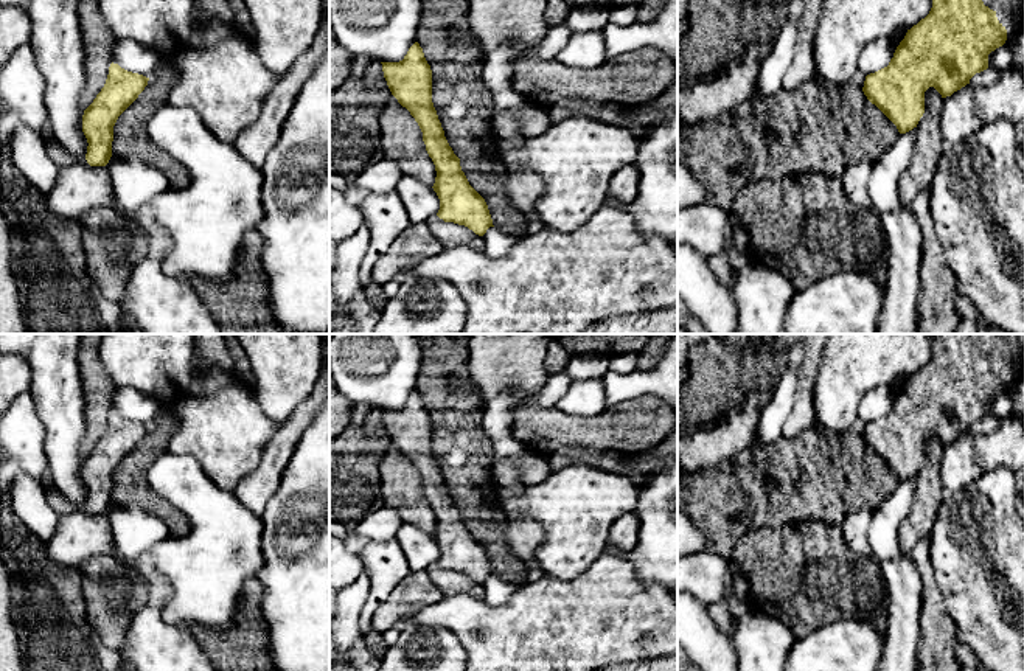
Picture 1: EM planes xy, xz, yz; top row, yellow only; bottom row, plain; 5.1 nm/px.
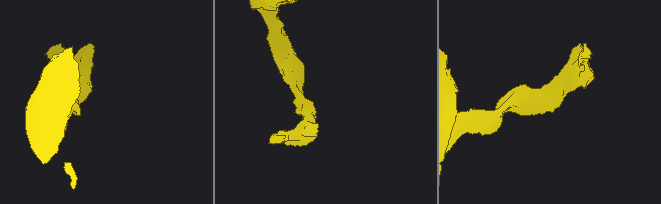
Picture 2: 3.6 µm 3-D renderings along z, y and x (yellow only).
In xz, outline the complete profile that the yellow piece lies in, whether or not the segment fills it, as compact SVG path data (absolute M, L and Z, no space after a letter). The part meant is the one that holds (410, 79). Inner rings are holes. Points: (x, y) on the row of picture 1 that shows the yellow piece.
M415 42L402 61L381 62L392 95L406 107L423 132L426 151L437 171L434 191L440 199L437 216L465 225L483 236L493 225L485 199L469 185L460 158L449 146L432 103L432 70Z

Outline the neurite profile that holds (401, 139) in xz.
M393 95L385 98L381 109L379 135L385 158L396 162L406 176L434 186L437 171L426 151L423 132L410 112Z

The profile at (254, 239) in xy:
M256 230L247 231L235 275L227 283L190 280L222 334L291 334L272 315L267 278L259 266L261 250L263 236Z

